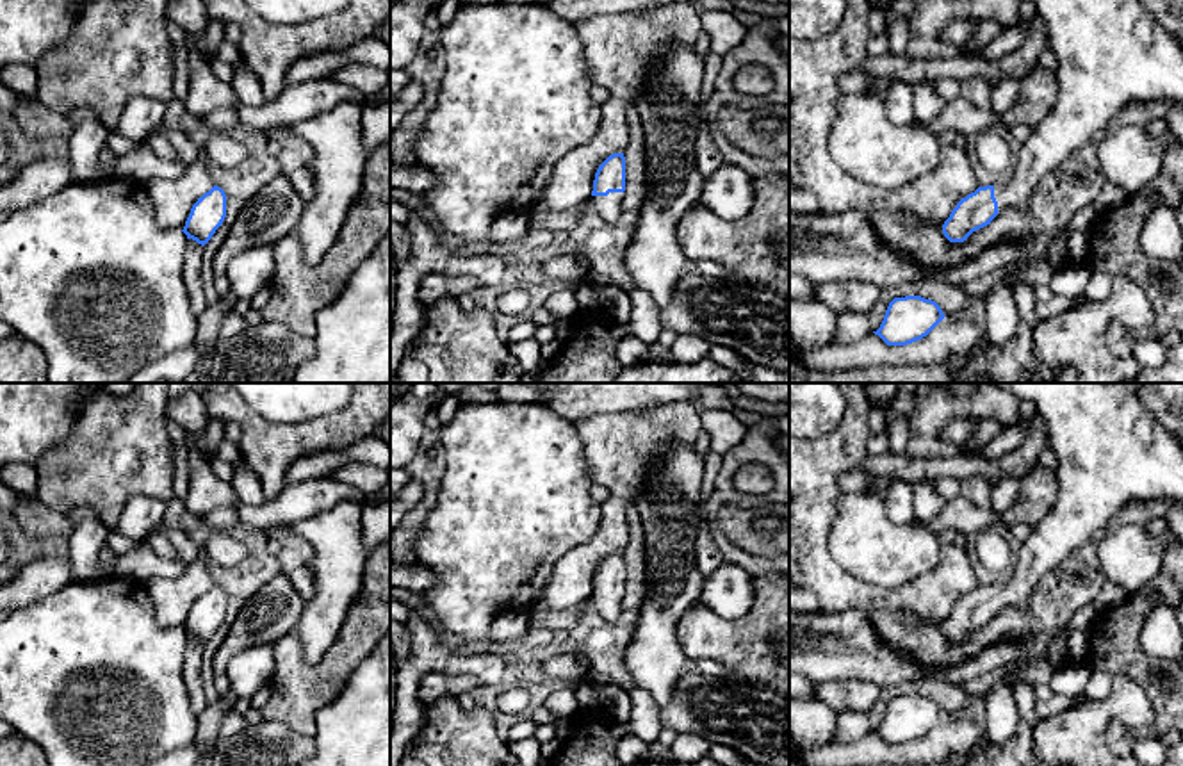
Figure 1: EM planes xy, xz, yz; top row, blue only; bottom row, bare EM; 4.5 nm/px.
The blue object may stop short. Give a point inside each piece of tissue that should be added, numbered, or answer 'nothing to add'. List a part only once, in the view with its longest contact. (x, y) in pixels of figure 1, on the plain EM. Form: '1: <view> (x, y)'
1: xz (610, 606)

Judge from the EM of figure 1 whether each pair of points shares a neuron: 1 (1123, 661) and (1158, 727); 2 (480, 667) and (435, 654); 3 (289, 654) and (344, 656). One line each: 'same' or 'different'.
1: same
2: same
3: same

